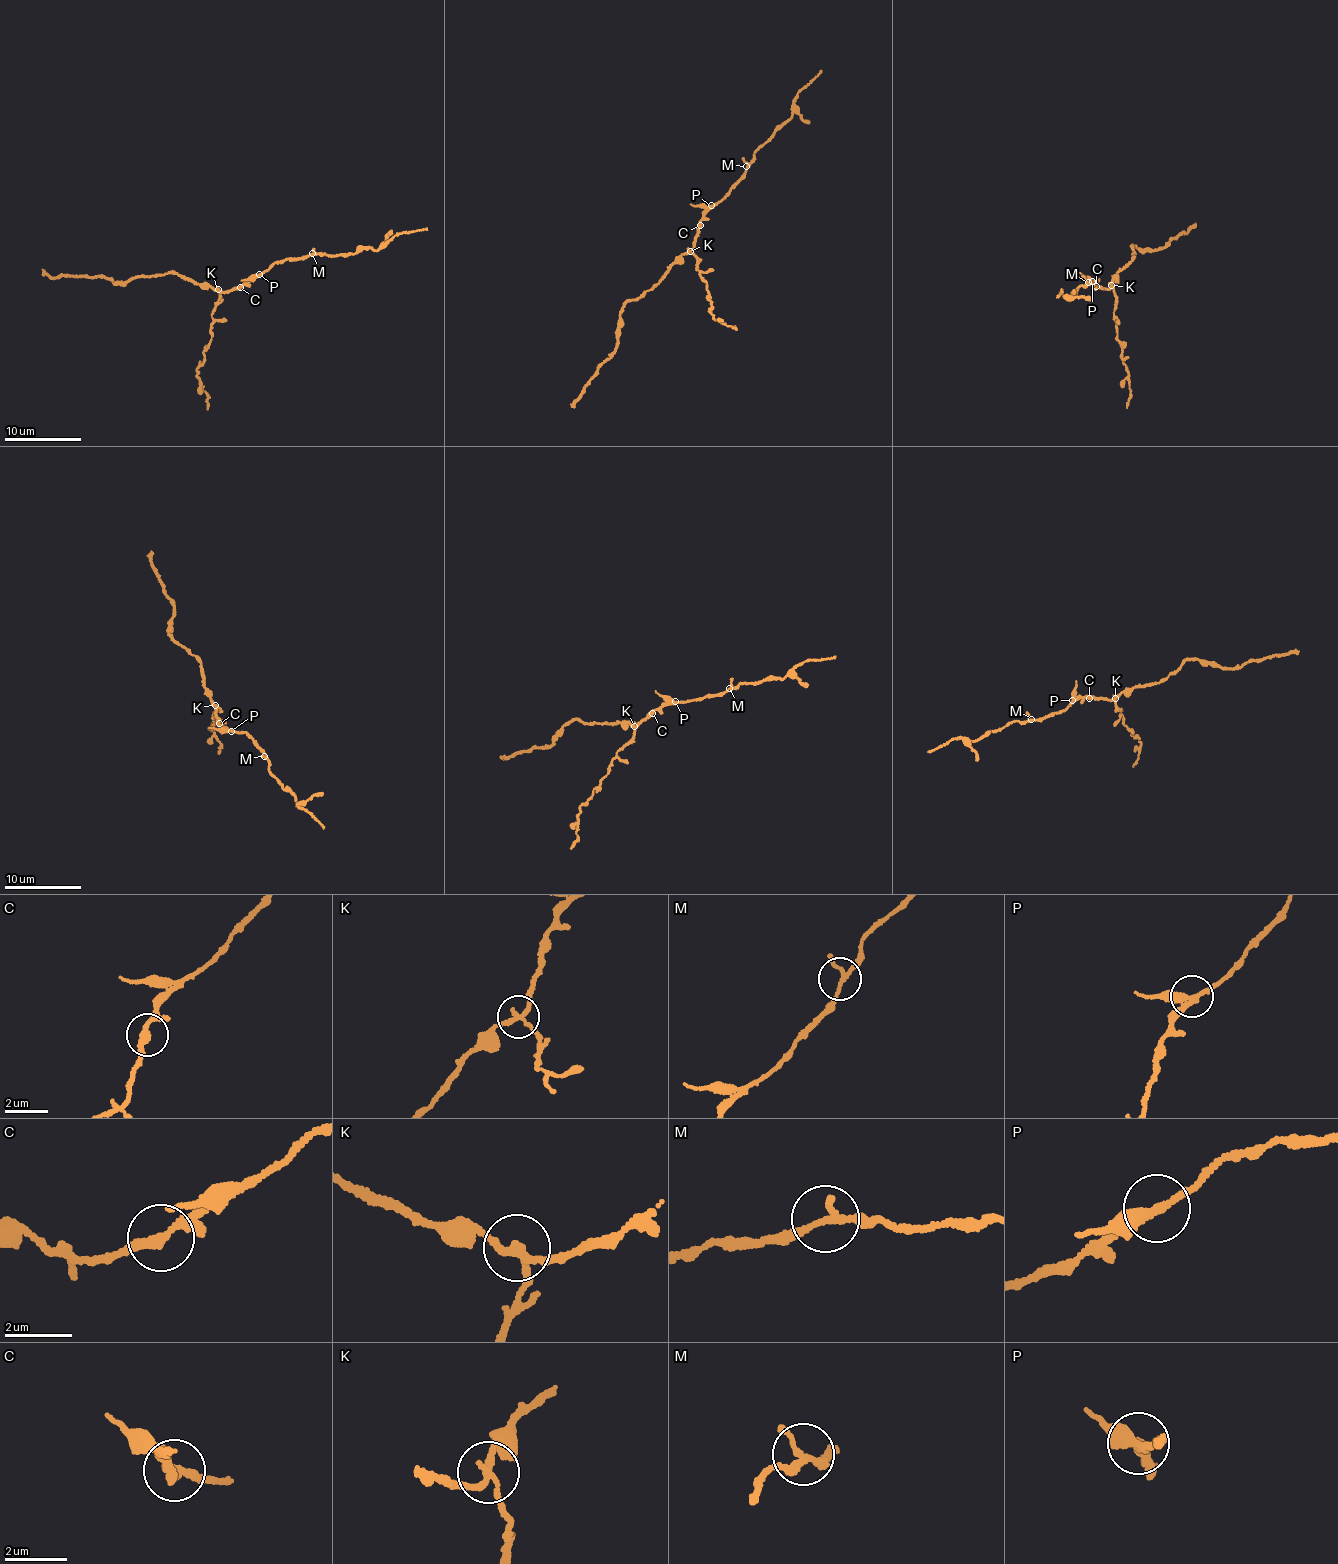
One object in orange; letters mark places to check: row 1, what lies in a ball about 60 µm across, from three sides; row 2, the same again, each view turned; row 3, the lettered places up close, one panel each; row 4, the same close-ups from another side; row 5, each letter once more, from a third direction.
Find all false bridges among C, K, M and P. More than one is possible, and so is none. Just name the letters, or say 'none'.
K, P

